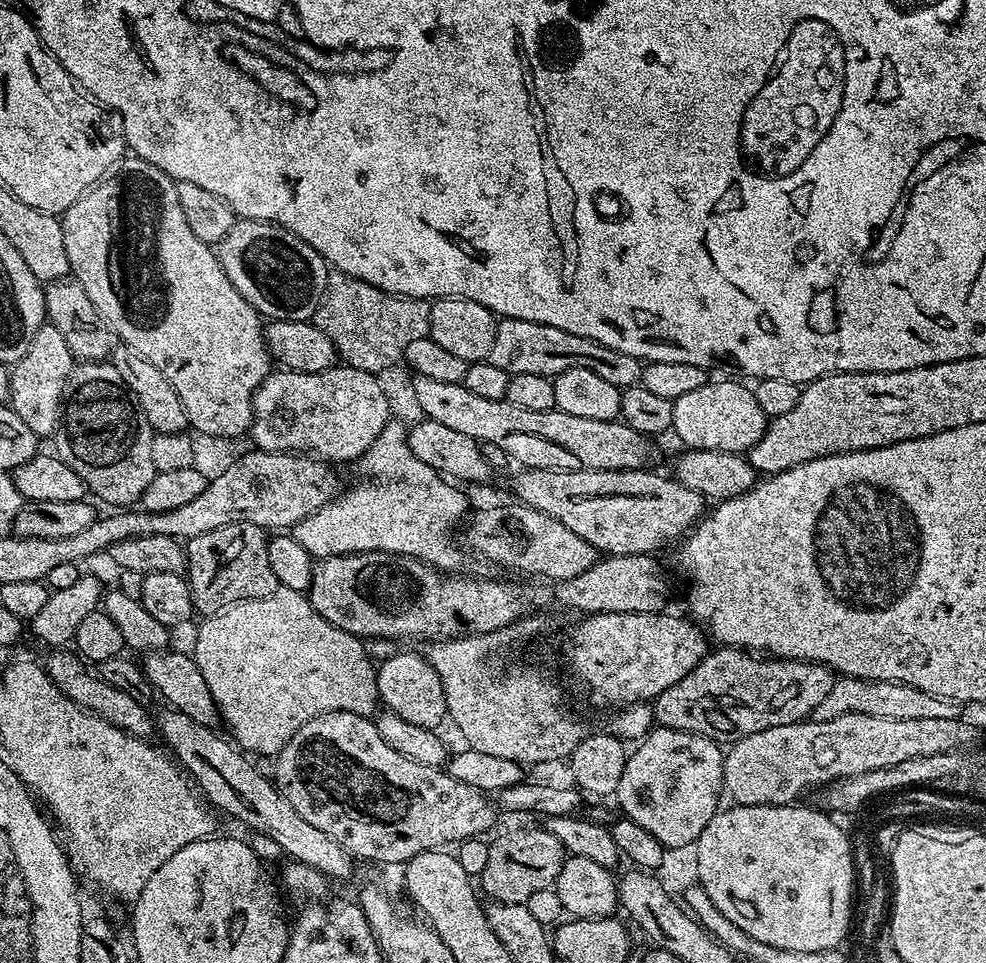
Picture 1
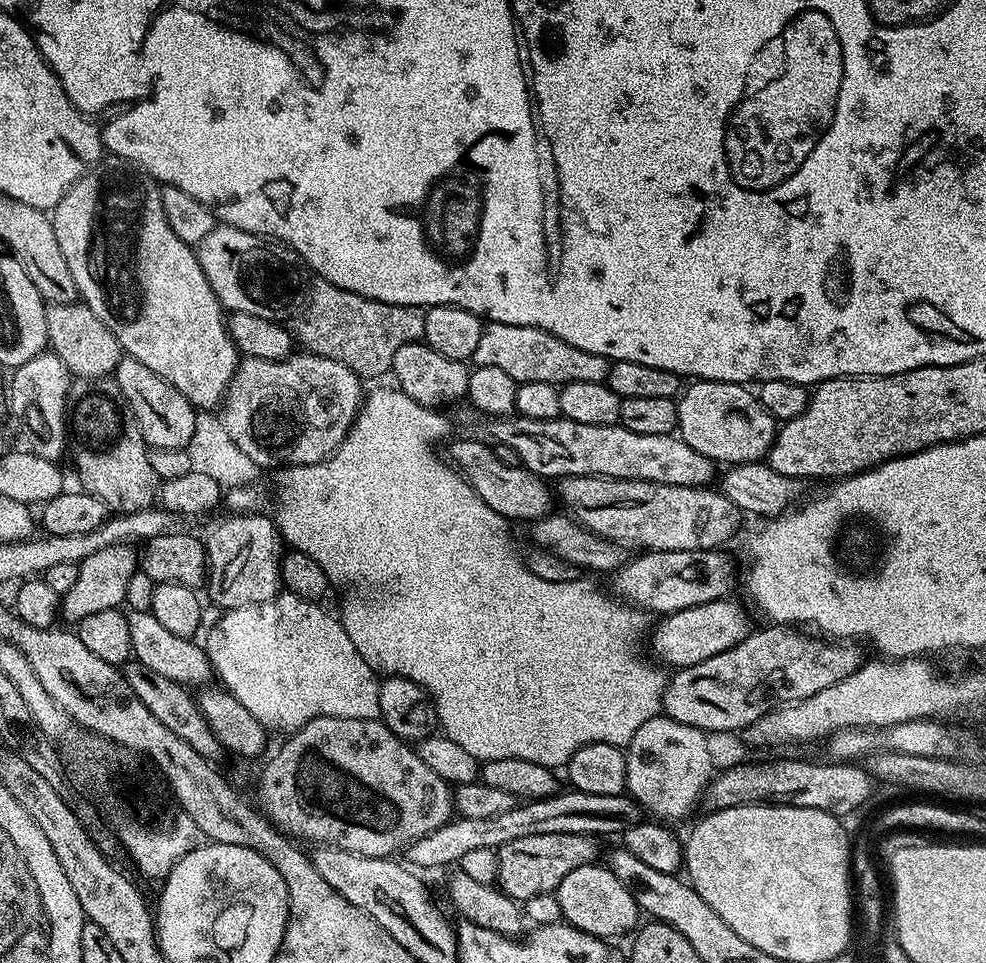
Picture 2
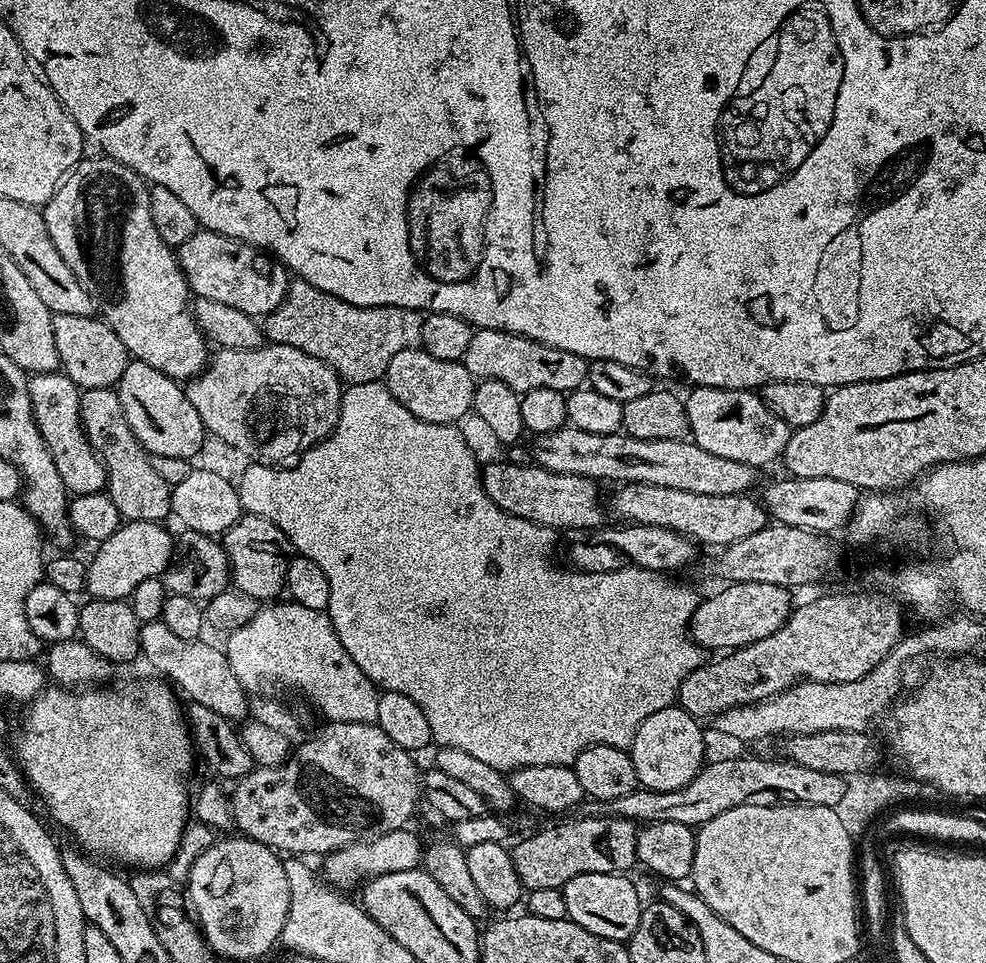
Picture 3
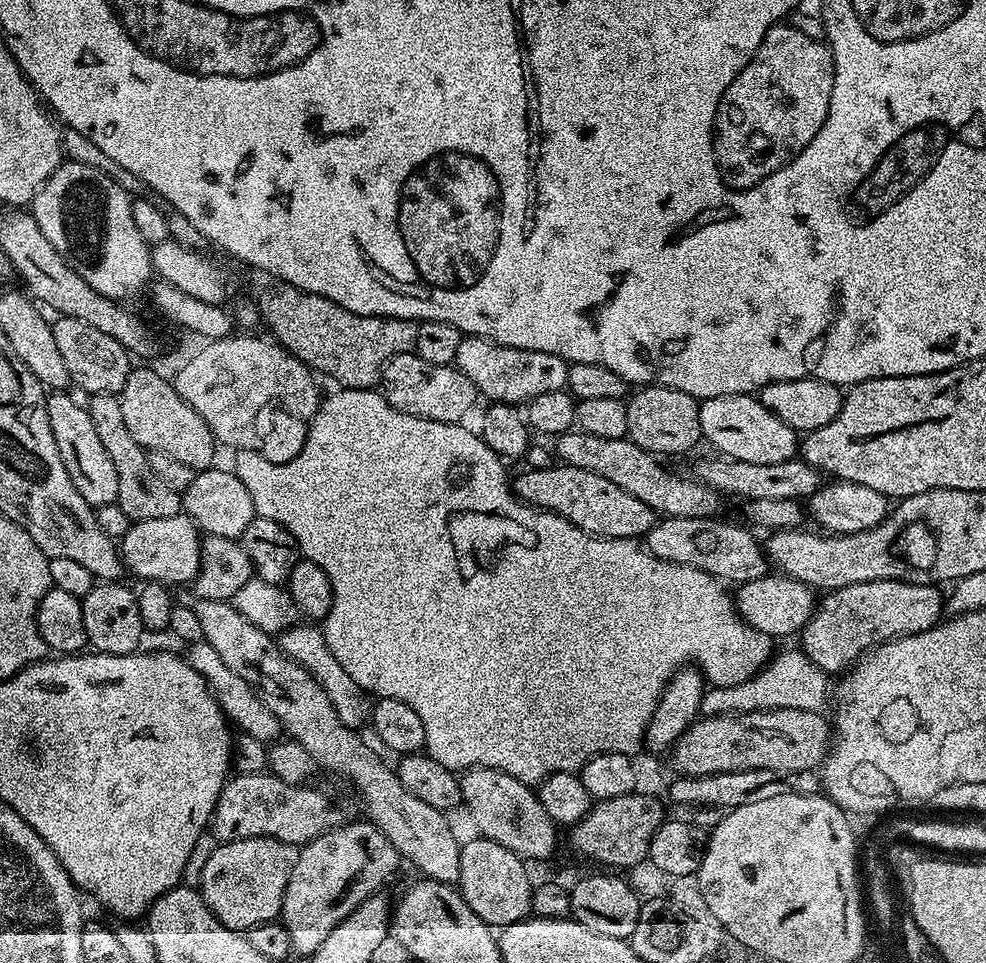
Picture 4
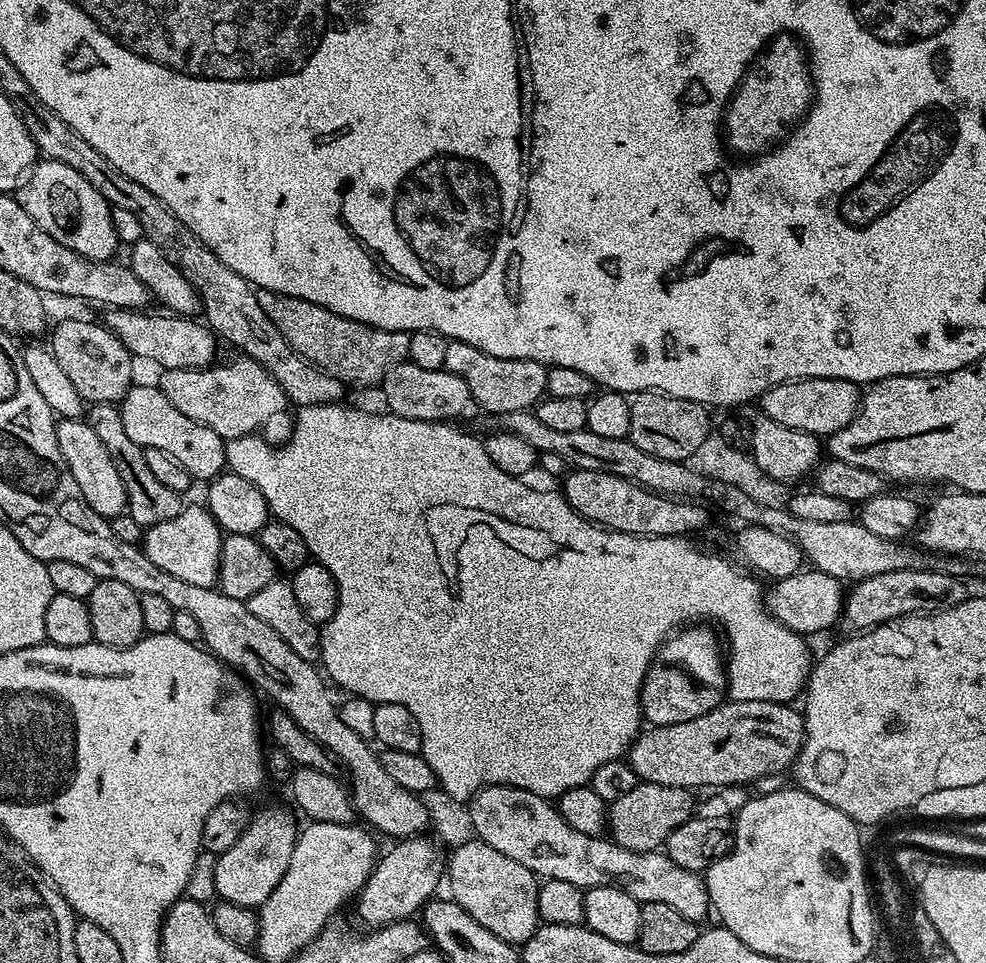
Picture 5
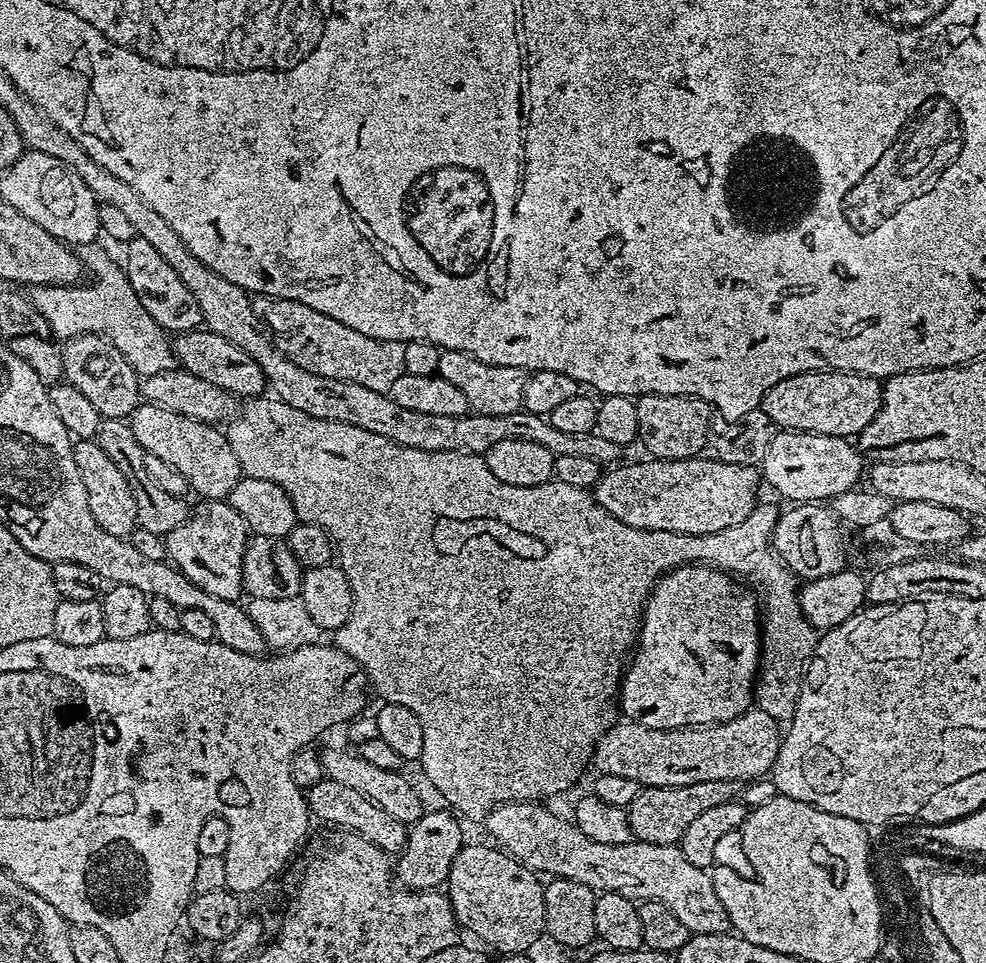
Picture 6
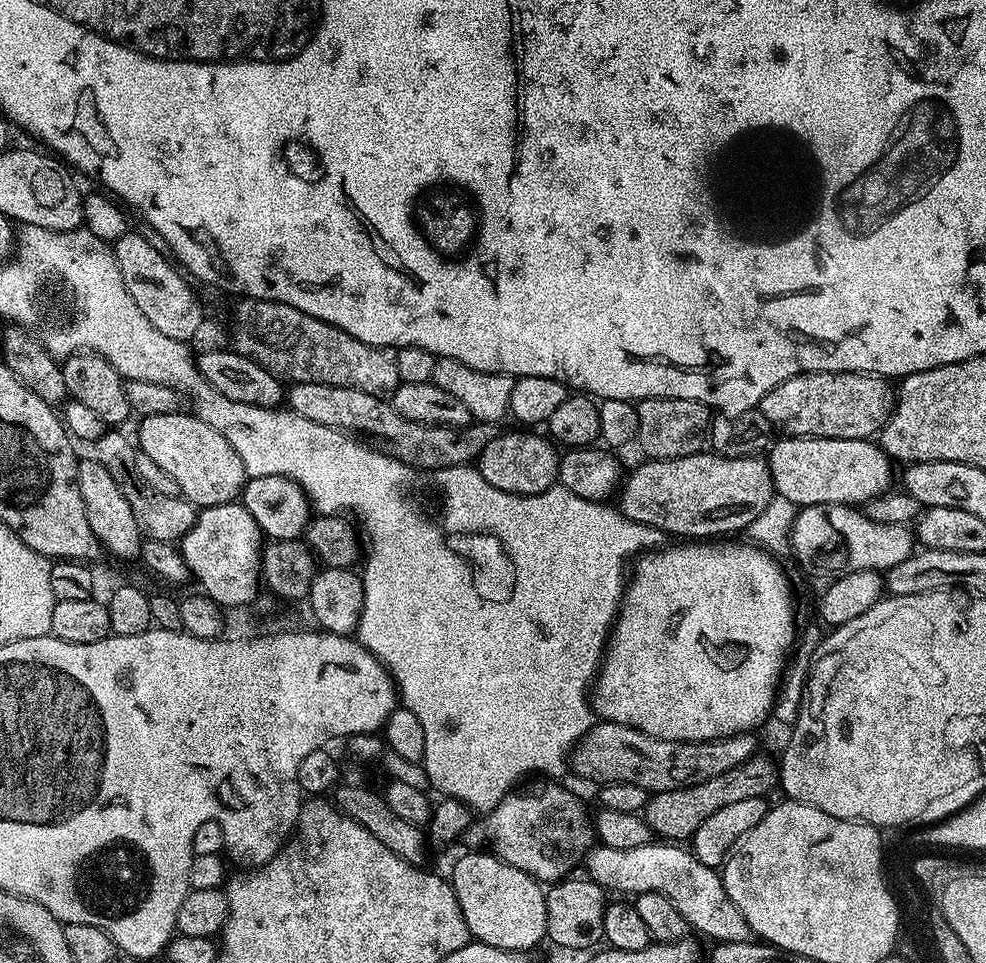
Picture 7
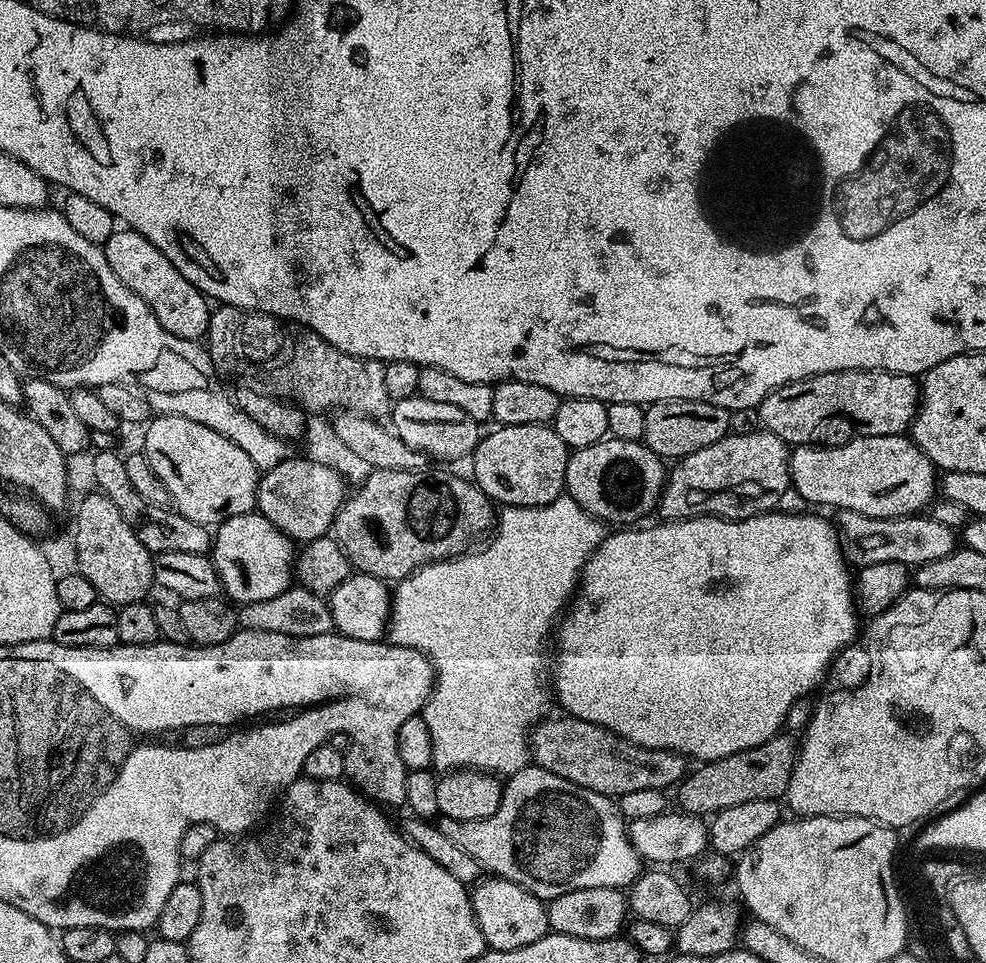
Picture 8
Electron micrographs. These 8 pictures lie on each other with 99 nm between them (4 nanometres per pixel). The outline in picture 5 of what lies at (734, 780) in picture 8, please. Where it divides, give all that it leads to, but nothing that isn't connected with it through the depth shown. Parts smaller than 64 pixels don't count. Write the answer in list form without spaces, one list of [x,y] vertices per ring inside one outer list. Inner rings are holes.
[[[637,782],[623,798],[611,801],[606,812],[606,828],[618,846],[635,852],[654,852],[667,845],[670,834],[692,819],[693,793],[678,786],[658,786]]]

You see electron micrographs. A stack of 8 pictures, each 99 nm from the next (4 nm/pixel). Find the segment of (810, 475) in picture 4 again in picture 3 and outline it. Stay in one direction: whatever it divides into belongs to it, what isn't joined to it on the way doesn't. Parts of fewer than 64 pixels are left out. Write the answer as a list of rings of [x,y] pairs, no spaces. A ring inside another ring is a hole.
[[[565,426],[556,432],[535,437],[531,449],[535,463],[541,468],[562,474],[588,476],[597,482],[620,480],[616,482],[666,486],[670,490],[686,490],[690,494],[748,494],[753,491],[751,488],[758,476],[754,466],[710,454],[710,450],[702,450],[702,446],[688,438],[639,440],[627,434],[590,434],[586,430]]]

